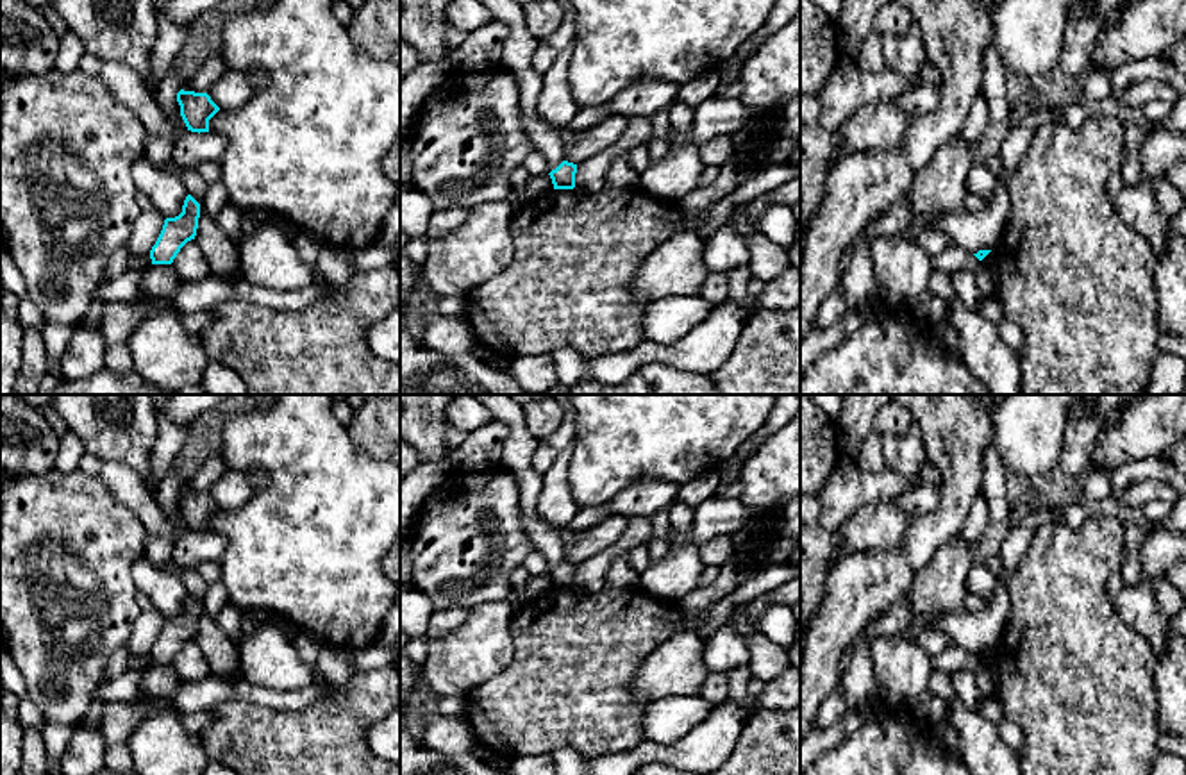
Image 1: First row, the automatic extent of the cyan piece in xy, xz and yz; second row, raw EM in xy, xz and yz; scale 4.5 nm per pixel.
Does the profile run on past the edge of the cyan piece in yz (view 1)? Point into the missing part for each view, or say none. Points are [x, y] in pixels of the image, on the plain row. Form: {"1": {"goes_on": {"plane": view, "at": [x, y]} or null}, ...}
{"1": {"goes_on": null}}

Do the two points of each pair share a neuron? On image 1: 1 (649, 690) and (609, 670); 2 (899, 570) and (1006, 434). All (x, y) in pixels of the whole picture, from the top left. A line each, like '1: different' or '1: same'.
1: different
2: different

